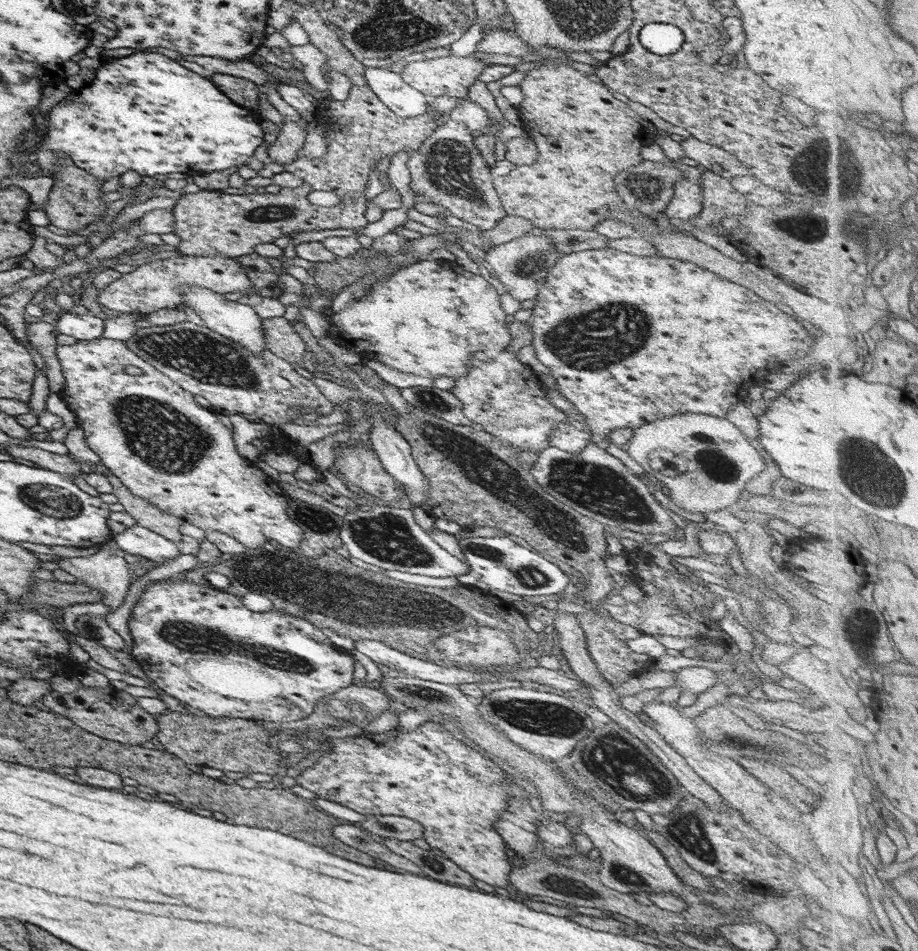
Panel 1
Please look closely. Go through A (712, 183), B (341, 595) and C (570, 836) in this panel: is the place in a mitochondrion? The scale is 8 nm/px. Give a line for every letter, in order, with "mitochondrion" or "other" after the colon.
A: other
B: mitochondrion
C: other

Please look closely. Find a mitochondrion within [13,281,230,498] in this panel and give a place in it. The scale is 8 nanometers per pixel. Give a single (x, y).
(166, 441)

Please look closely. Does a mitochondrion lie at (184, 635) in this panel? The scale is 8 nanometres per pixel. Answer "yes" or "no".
yes

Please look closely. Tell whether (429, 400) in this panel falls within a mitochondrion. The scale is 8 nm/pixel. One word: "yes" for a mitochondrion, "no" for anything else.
yes

